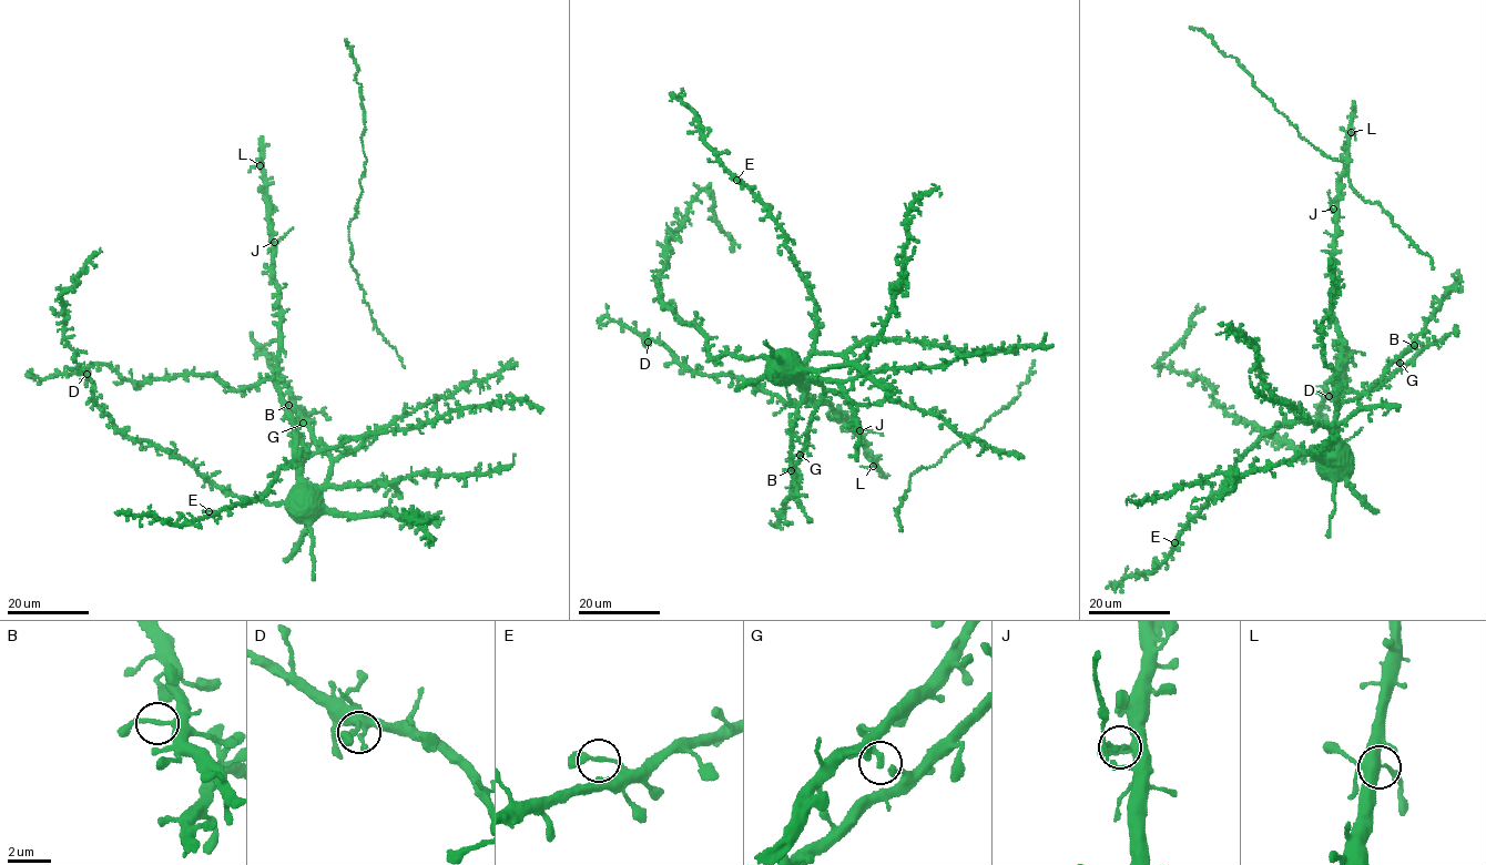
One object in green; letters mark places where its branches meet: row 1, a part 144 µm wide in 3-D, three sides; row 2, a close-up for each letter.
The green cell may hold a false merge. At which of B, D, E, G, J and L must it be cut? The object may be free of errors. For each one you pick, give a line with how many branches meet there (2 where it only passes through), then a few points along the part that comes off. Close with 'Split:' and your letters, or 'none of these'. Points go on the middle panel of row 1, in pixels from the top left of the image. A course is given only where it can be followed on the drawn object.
J: Branches: 3. Course of the part to remove: (861, 430), (883, 436)
Split: J

